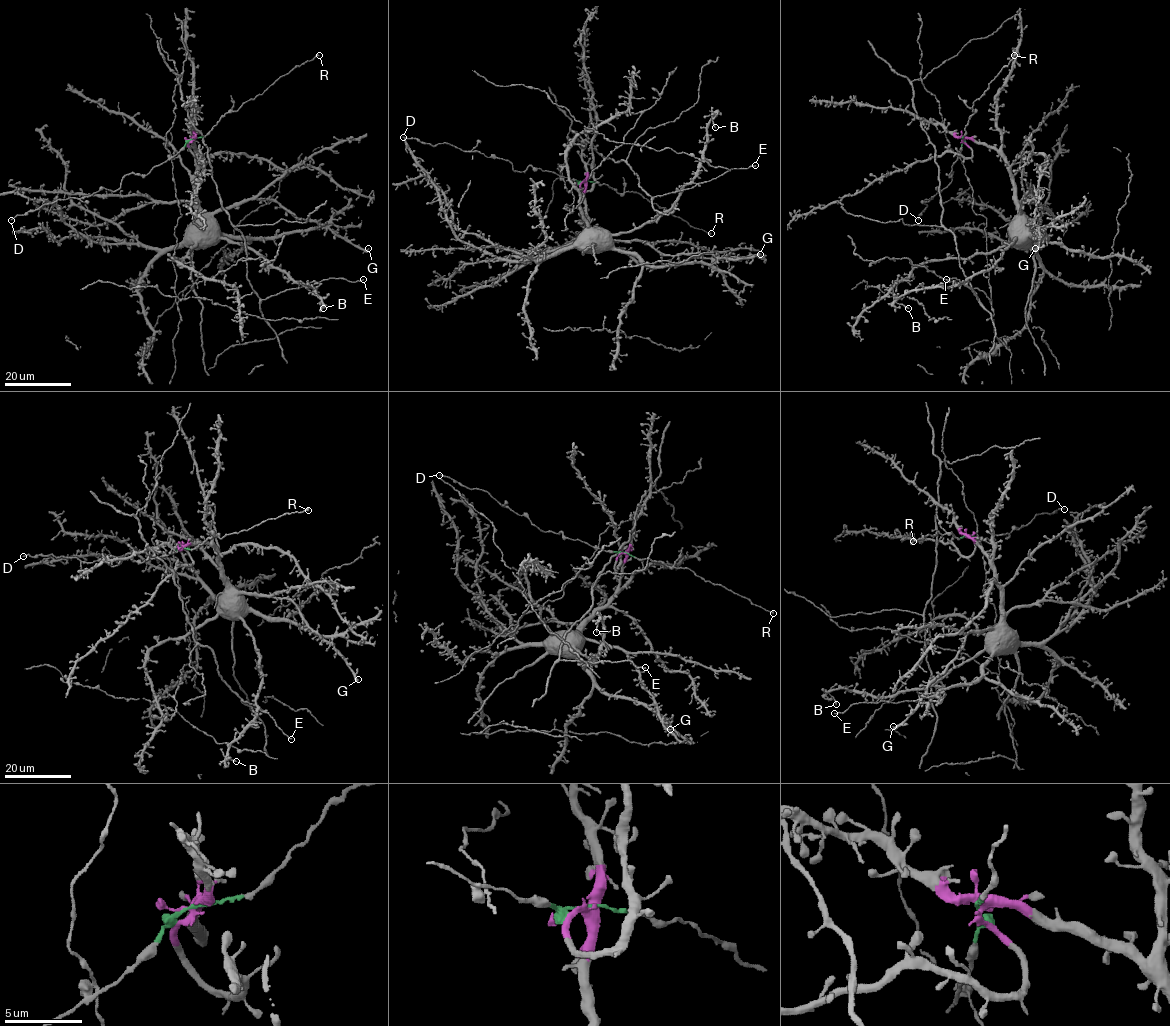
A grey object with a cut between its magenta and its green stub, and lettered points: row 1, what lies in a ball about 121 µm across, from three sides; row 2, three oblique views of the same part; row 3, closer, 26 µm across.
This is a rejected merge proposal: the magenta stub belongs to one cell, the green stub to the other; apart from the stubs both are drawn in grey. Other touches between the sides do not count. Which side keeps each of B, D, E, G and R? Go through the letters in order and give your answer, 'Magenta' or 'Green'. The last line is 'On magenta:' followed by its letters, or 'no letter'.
B: Magenta
D: Green
E: Magenta
G: Magenta
R: Green
On magenta: B, E, G

